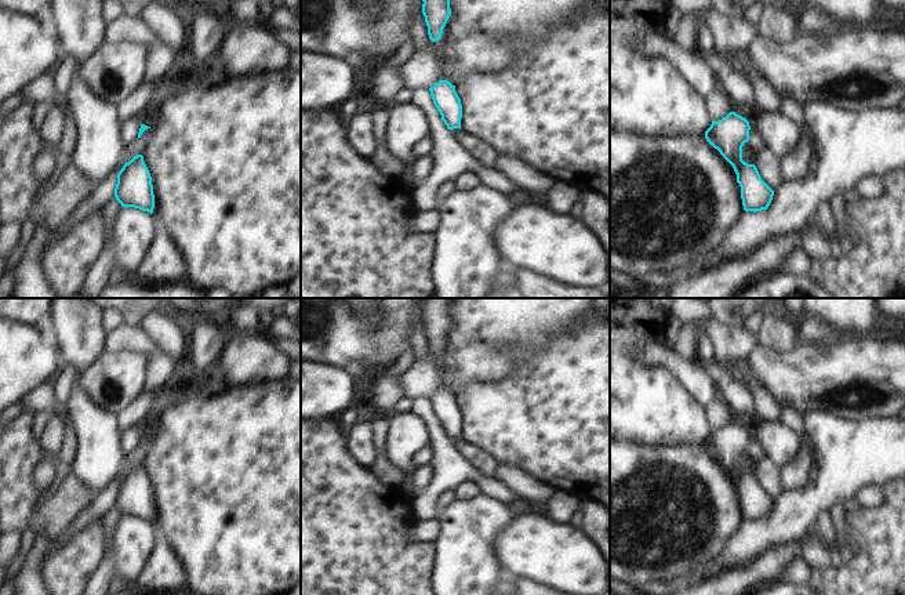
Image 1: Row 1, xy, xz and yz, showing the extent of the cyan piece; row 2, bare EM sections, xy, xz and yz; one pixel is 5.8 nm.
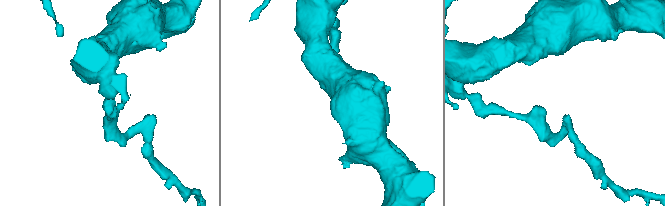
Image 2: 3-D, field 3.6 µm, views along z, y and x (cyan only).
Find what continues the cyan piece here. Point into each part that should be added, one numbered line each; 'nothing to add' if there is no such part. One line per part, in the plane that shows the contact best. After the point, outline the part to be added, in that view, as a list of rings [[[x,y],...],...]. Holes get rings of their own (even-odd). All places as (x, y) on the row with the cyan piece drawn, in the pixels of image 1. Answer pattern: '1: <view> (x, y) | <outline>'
nothing to add

